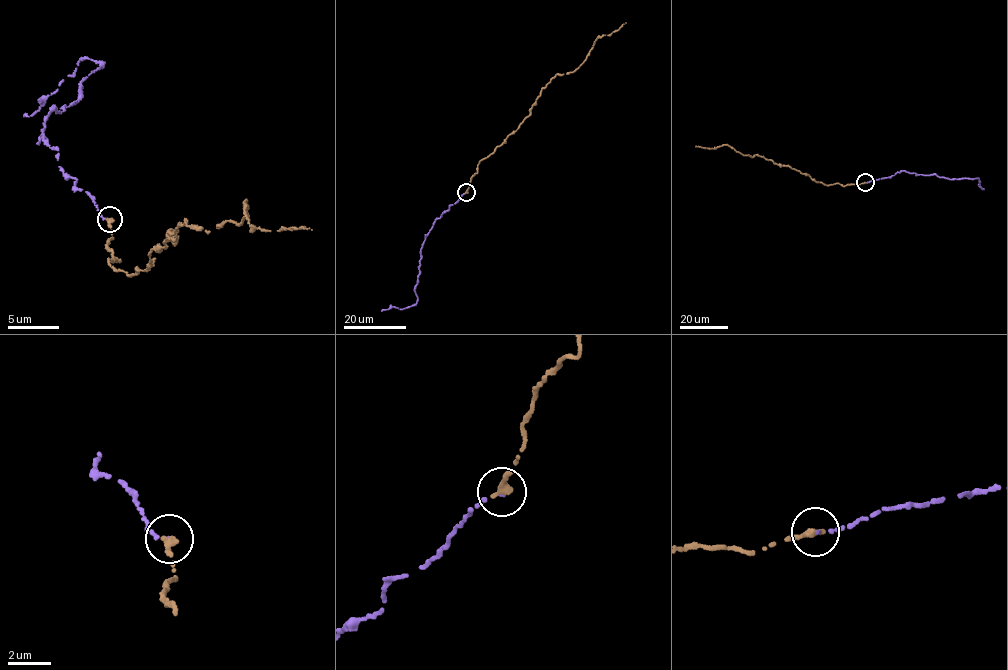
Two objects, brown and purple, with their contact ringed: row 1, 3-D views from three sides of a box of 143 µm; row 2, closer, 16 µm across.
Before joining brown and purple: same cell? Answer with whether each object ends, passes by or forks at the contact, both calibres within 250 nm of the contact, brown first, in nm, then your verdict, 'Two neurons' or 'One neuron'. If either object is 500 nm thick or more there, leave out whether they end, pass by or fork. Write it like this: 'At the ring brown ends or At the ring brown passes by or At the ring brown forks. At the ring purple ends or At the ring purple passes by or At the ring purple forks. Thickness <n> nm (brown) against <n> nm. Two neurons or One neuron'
At the ring brown ends. At the ring purple ends. Thickness 380 nm (brown) against 140 nm. One neuron

